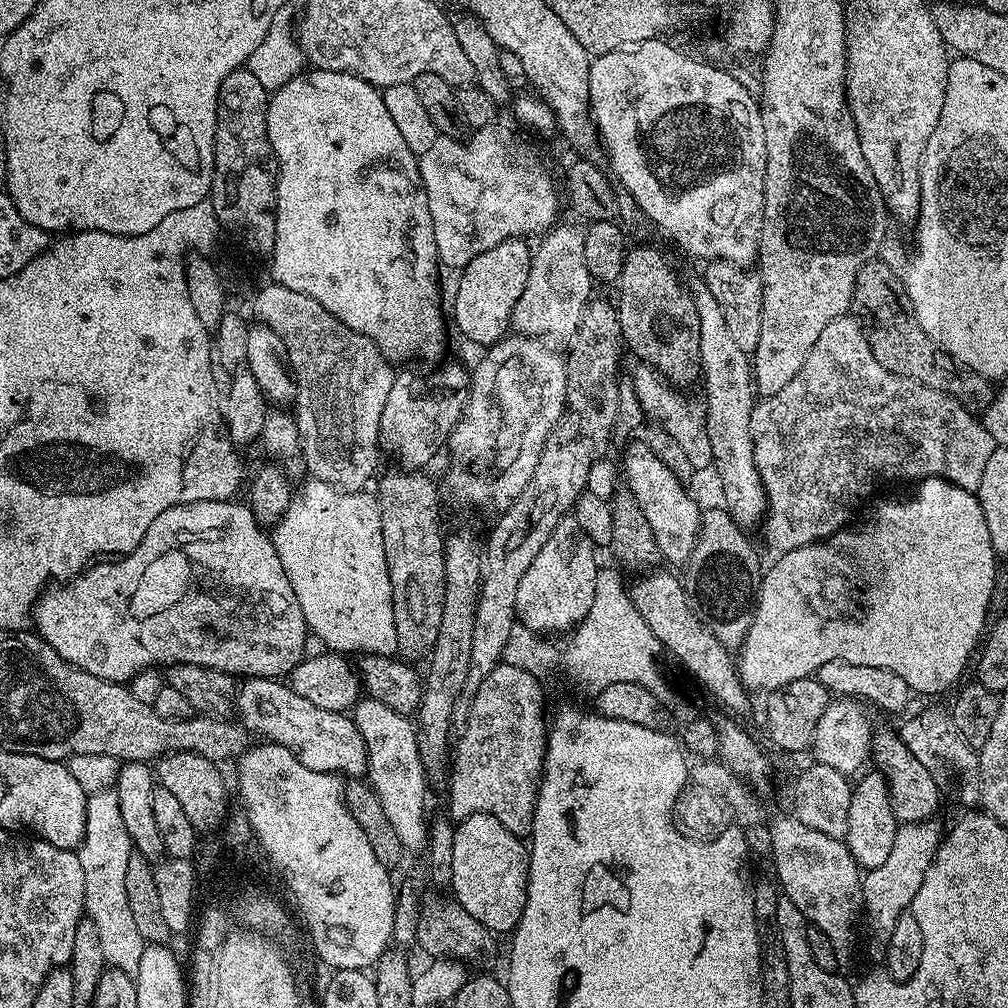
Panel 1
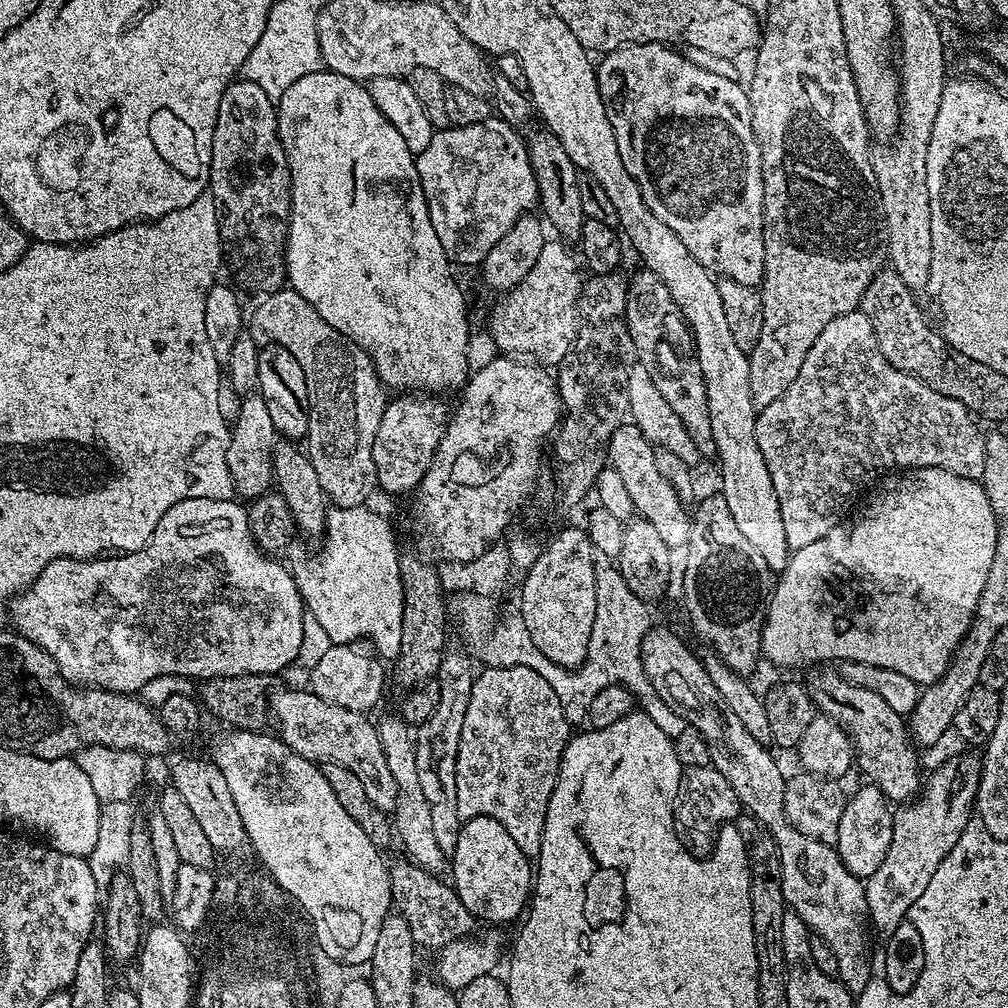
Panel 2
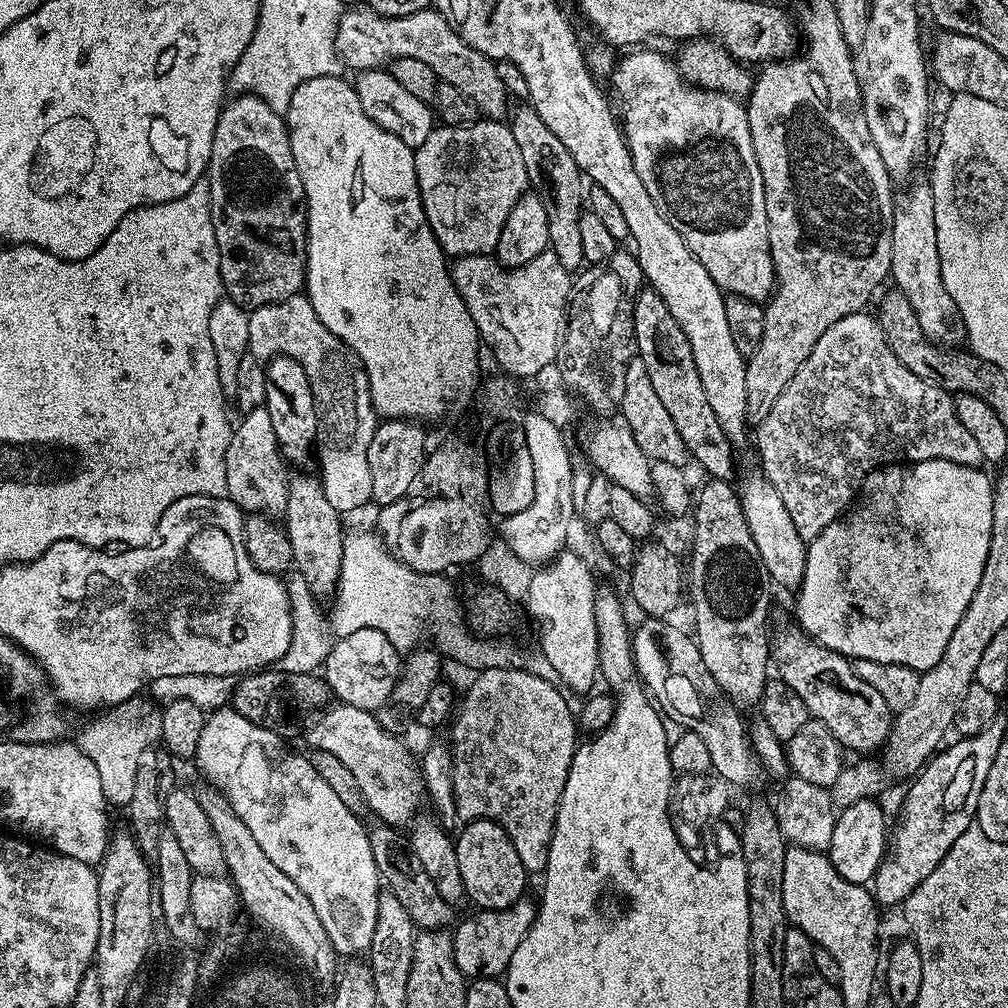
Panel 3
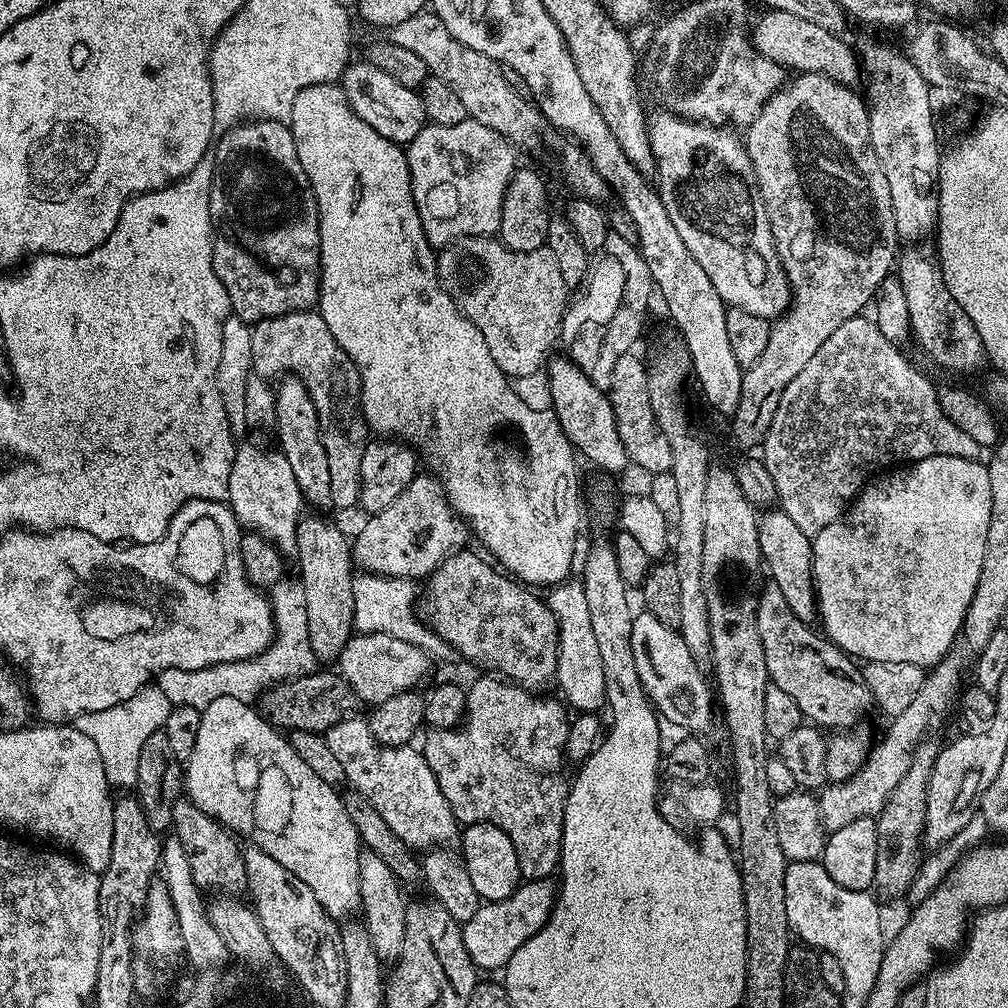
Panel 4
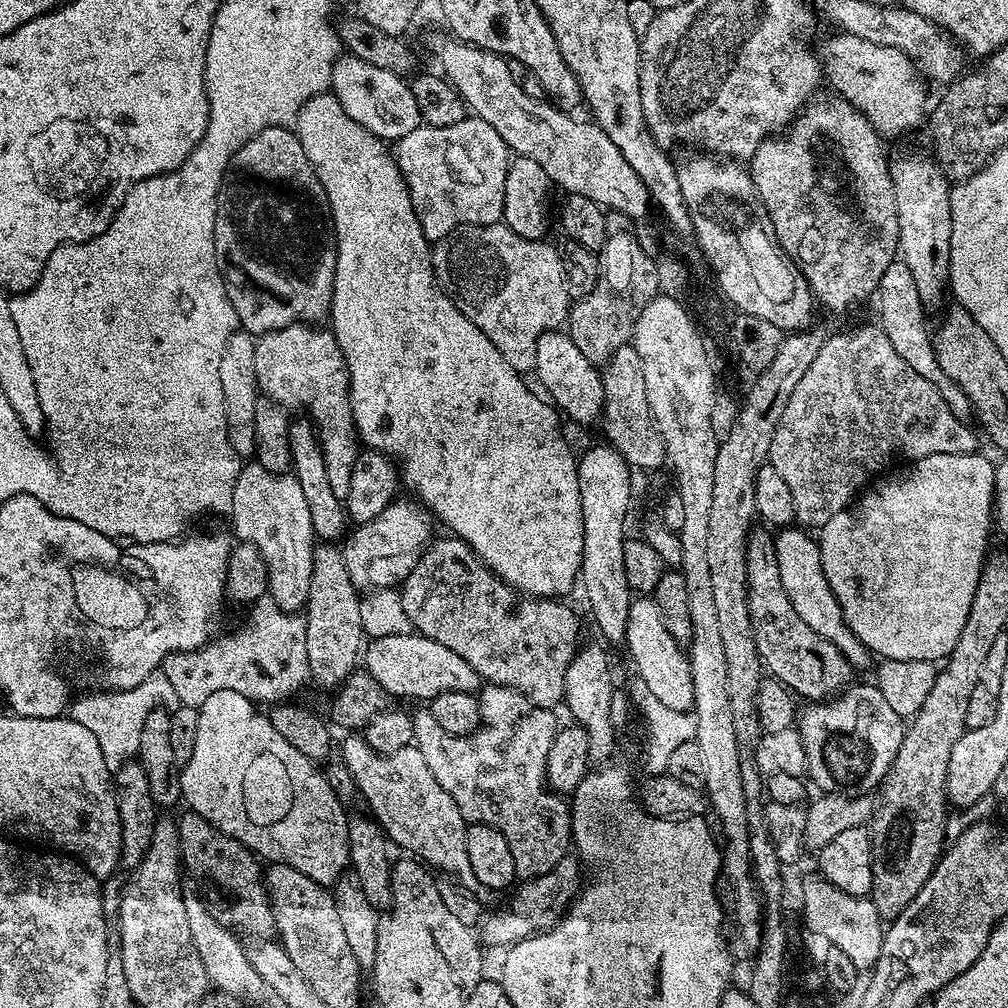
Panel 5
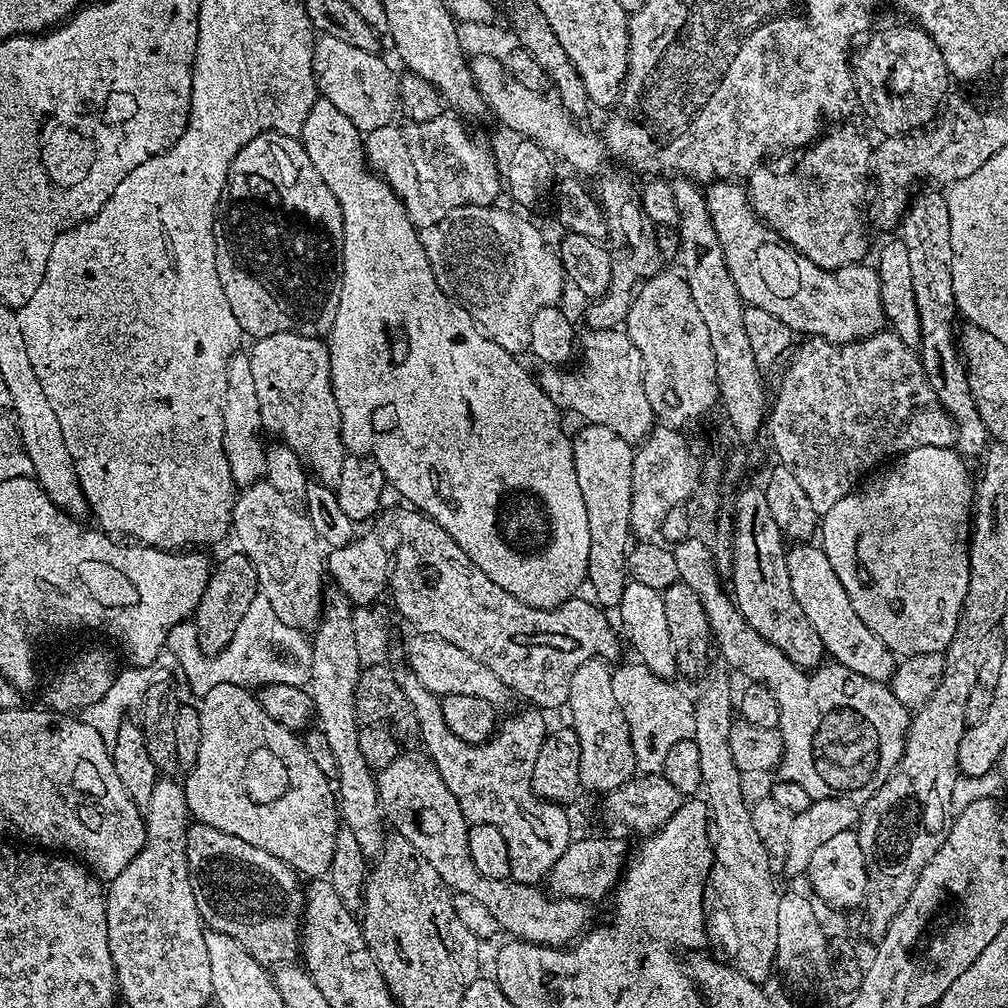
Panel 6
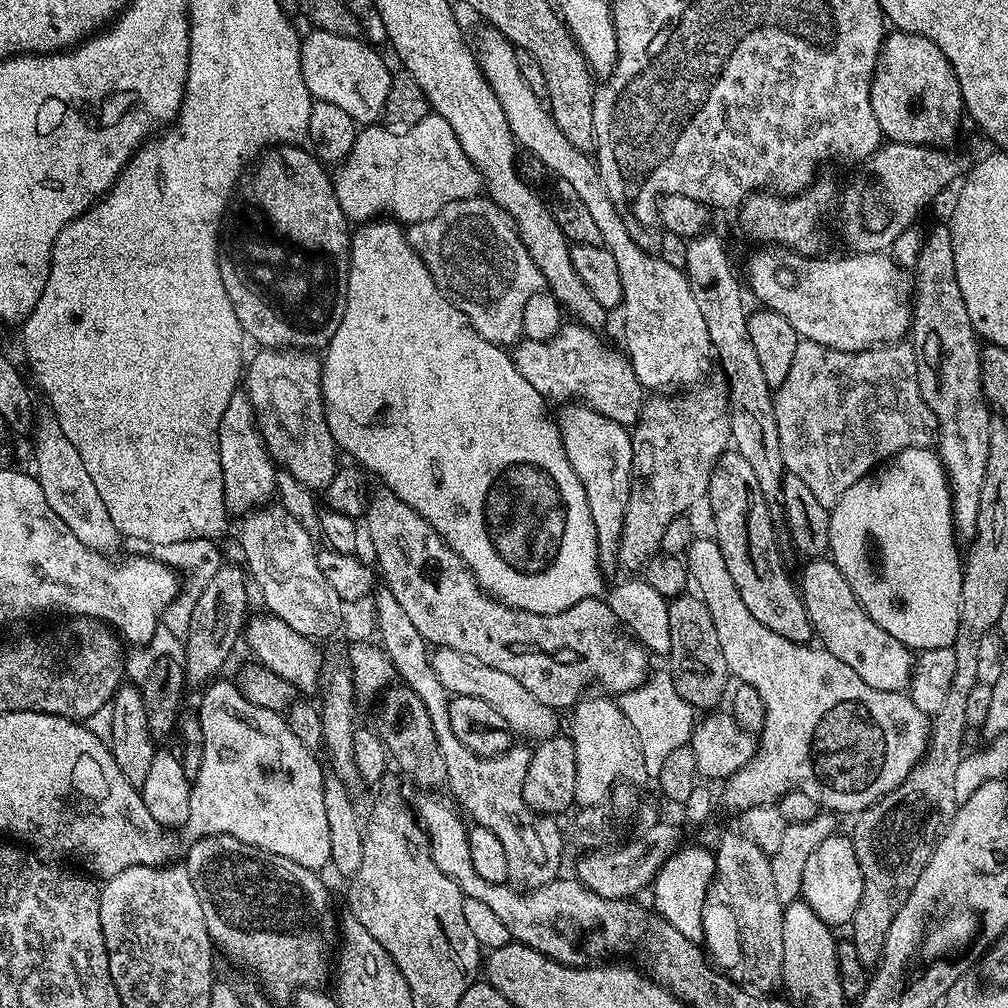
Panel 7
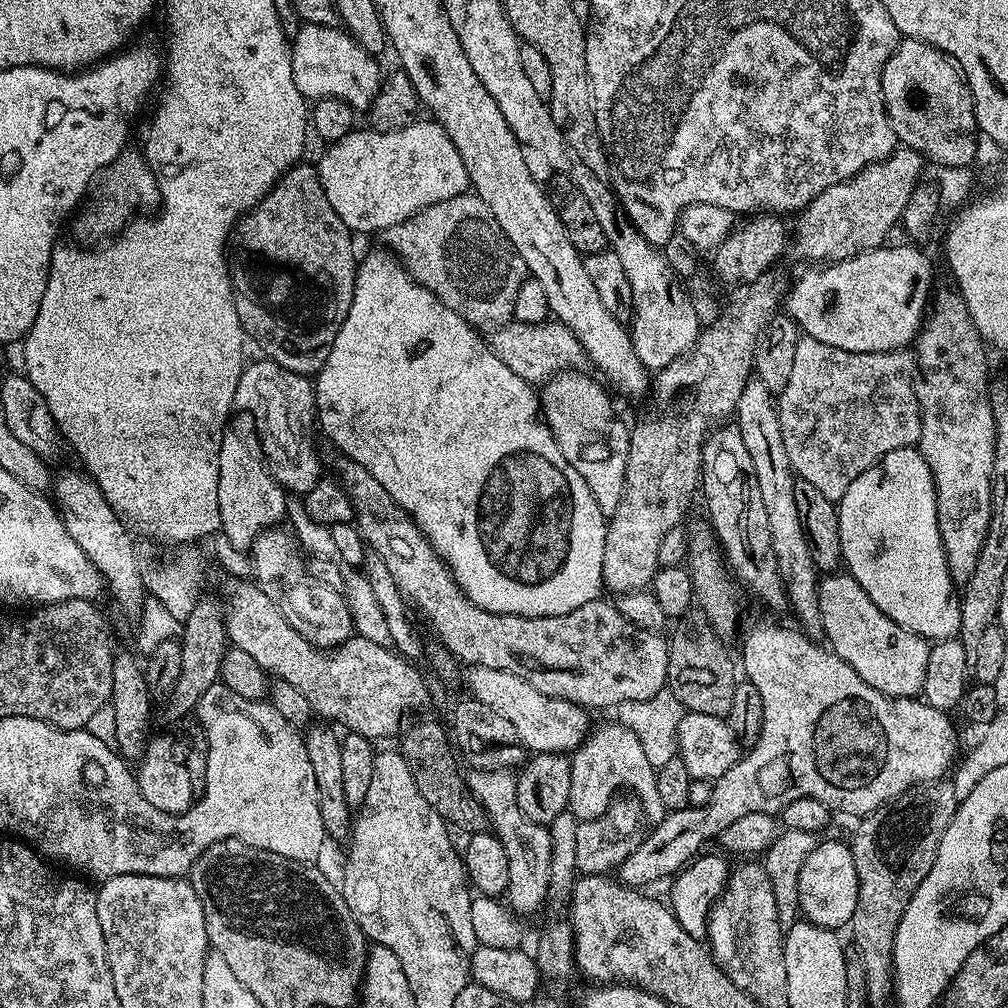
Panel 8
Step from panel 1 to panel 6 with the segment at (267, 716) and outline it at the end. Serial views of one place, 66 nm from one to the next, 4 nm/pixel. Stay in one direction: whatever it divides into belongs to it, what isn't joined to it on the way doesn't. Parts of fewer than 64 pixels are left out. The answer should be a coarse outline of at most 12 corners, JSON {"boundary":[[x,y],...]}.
{"boundary":[[436,769],[375,773],[391,831],[509,937],[571,945],[581,901],[478,874],[470,821]]}

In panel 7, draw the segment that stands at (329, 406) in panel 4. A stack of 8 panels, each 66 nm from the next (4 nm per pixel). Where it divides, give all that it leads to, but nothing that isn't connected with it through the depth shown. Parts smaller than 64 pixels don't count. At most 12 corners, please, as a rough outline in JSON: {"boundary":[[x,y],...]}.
{"boundary":[[264,348],[242,384],[264,445],[327,490],[338,449],[312,350]]}

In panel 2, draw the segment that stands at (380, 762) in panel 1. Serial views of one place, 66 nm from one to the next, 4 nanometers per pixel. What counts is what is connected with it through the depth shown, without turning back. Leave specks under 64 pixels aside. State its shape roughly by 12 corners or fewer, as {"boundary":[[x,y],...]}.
{"boundary":[[395,715],[379,721],[396,780],[394,832],[407,859],[449,871],[418,786],[413,733]]}

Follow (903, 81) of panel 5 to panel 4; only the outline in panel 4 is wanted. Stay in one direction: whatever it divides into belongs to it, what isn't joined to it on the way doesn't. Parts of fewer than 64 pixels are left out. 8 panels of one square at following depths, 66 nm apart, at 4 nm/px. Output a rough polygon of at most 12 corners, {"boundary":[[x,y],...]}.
{"boundary":[[763,13],[757,52],[788,70],[855,85],[862,64],[843,35],[798,14]]}

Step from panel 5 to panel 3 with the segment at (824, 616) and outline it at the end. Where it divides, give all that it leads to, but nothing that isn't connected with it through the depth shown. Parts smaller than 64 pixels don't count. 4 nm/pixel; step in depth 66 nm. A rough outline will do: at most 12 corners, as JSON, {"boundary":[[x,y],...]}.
{"boundary":[[763,471],[738,486],[746,526],[777,589],[799,589],[806,542]]}

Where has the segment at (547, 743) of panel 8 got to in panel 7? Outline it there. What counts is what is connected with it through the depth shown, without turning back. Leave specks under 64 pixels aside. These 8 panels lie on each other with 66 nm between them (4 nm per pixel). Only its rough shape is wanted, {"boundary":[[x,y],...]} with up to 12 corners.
{"boundary":[[453,648],[431,653],[452,696],[482,698],[517,737],[557,735],[557,709],[506,670]]}

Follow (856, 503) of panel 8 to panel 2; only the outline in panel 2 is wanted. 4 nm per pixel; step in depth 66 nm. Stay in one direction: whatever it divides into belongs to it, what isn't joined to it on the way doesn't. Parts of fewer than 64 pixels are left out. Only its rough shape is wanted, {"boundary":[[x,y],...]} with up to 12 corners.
{"boundary":[[885,475],[789,555],[765,661],[932,684],[998,517],[980,480]]}

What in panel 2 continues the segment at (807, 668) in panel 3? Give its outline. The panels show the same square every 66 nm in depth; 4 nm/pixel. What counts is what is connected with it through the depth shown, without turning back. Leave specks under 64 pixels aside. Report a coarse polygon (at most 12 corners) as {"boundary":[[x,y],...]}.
{"boundary":[[824,666],[806,687],[893,805],[922,775],[905,717]]}

